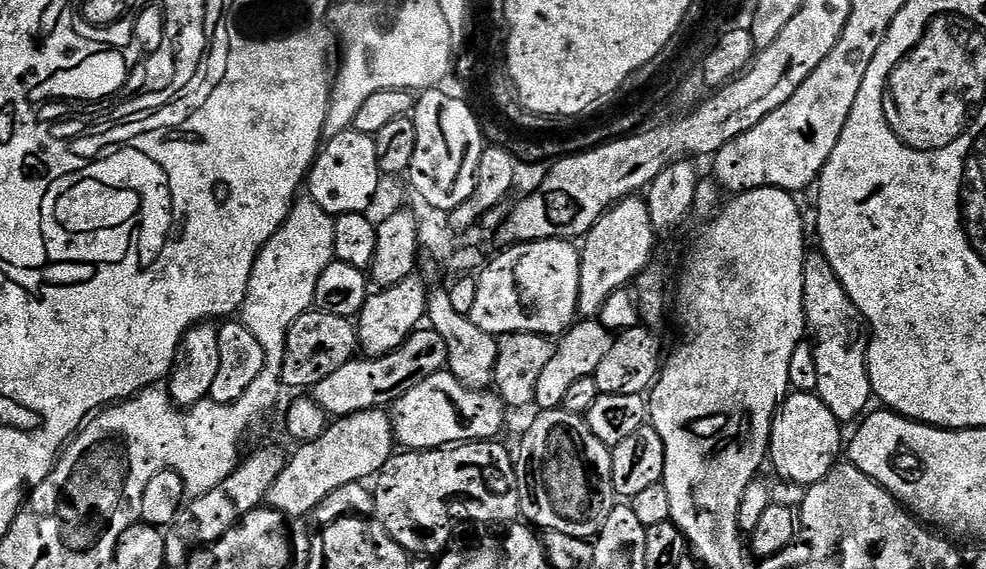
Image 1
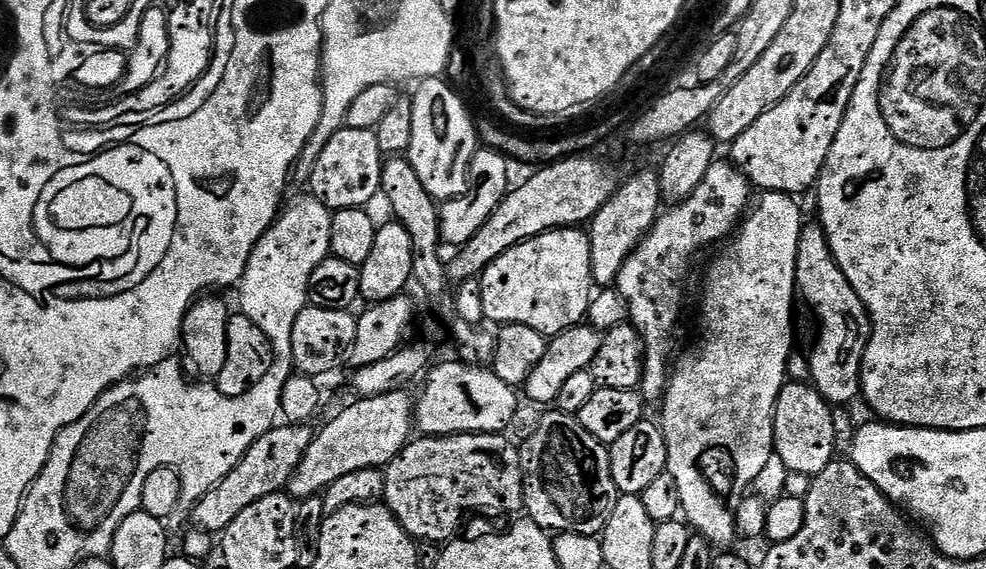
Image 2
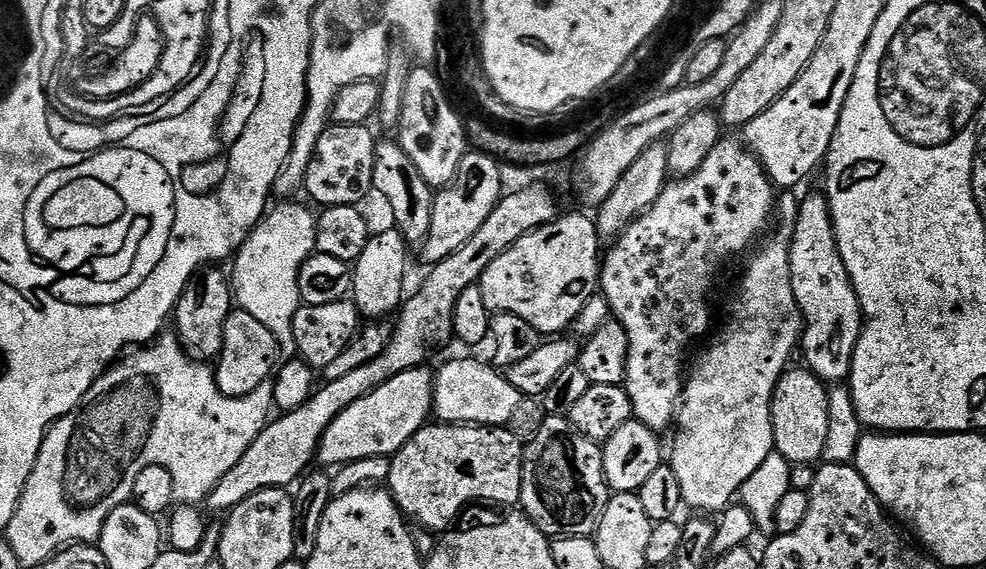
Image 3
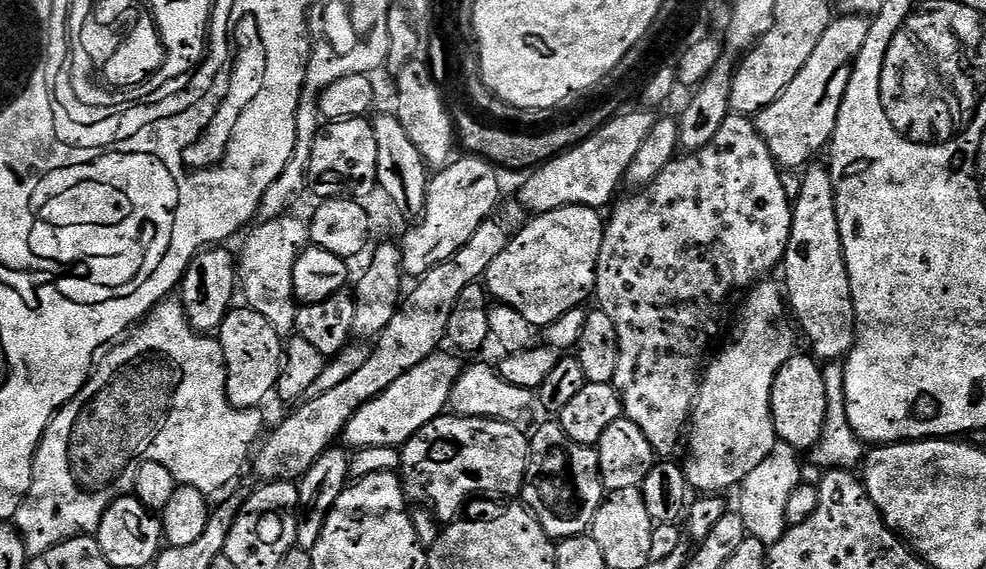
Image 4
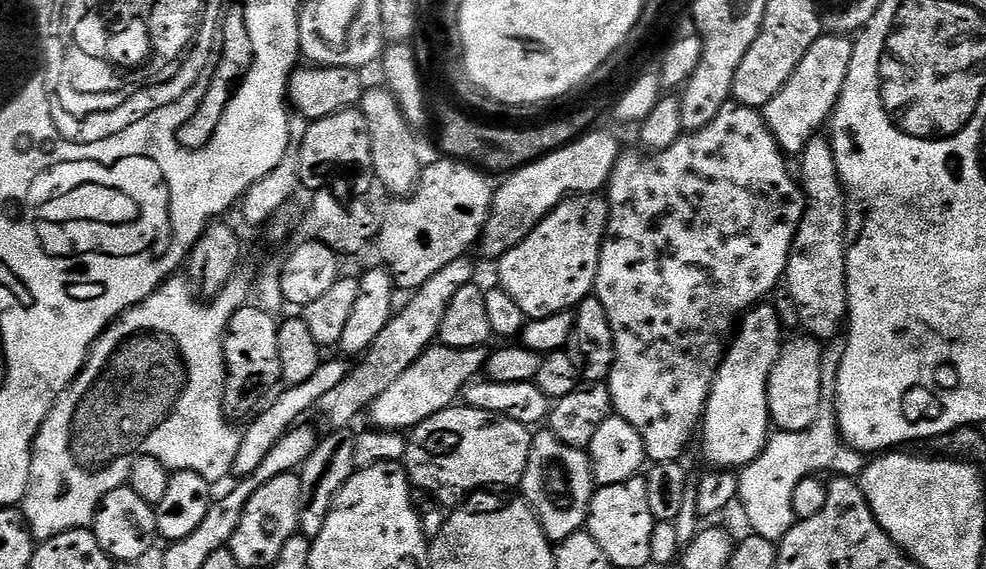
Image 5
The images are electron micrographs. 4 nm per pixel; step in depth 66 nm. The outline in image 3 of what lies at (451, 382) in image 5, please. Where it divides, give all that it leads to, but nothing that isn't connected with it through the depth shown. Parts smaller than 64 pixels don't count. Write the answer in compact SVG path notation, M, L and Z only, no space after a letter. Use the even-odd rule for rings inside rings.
M431 367L411 368L370 394L358 398L338 417L320 439L318 460L324 464L343 466L355 460L369 460L379 456L396 455L418 429L429 423L434 412L434 372Z

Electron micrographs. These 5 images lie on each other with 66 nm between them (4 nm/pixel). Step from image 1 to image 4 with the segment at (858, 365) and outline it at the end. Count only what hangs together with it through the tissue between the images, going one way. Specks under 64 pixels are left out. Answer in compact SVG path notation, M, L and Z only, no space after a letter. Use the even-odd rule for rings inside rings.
M809 167L803 173L800 193L794 196L792 229L782 261L782 288L803 339L805 336L812 347L811 355L820 362L843 361L856 344L856 315L838 226L832 174L827 167L816 167Z

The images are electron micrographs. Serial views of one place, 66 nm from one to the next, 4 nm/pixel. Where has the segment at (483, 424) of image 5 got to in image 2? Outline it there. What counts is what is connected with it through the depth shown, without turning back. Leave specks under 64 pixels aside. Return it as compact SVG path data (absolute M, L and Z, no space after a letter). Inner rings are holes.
M473 432L470 436L424 436L423 438L419 438L420 440L413 439L383 469L383 503L395 514L396 521L407 530L413 540L434 545L447 542L457 535L456 512L468 512L471 508L489 508L492 512L521 511L524 508L524 471L520 465L520 448L517 445L512 445L506 437L507 435L493 434L491 432Z

